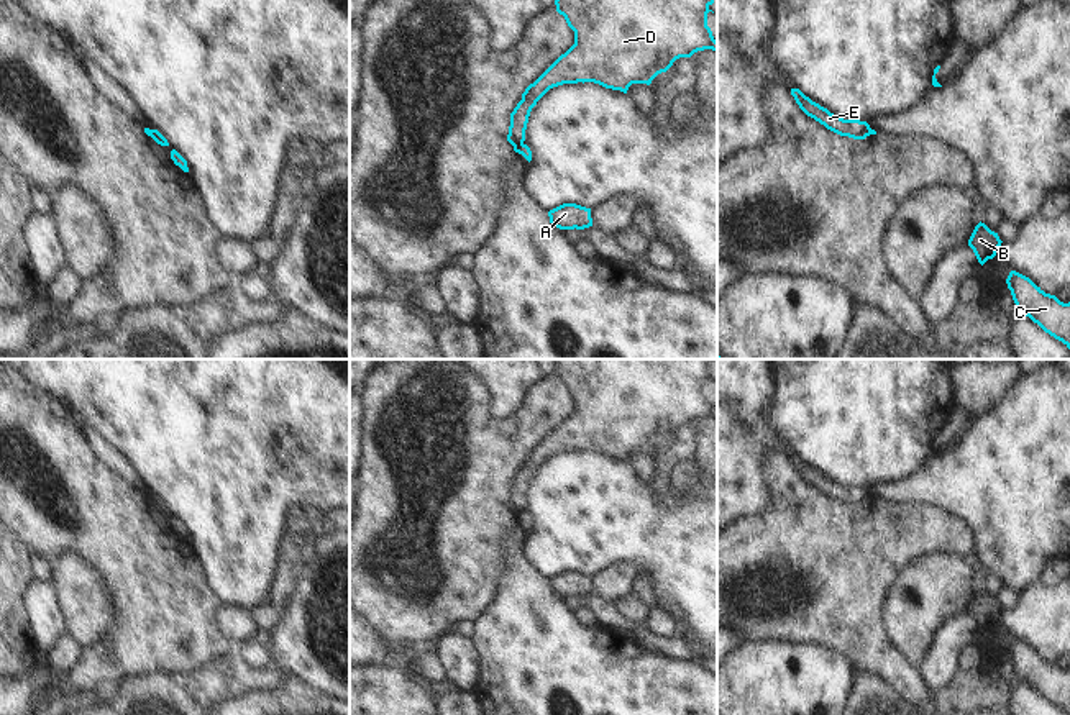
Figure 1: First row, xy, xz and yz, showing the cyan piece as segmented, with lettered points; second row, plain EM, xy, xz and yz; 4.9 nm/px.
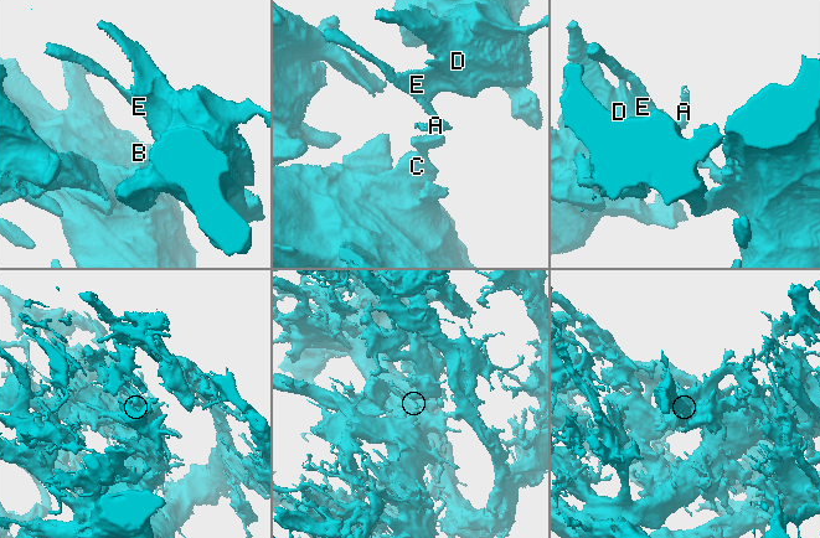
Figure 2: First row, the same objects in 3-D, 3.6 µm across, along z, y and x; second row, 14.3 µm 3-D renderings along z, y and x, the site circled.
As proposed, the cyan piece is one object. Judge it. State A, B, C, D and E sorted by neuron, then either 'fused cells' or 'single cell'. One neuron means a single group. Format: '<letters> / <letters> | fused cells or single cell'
A / B C D E | fused cells

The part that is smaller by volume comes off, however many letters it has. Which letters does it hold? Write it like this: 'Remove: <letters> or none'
Remove: A

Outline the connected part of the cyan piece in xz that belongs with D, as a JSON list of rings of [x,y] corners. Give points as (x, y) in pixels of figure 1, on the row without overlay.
[[[556,359],[556,379],[574,398],[574,412],[561,421],[522,461],[510,480],[507,508],[522,512],[528,484],[537,469],[553,454],[594,449],[627,461],[632,451],[647,451],[666,439],[679,425],[697,418],[717,418],[717,408],[707,394],[709,374],[716,359]]]

